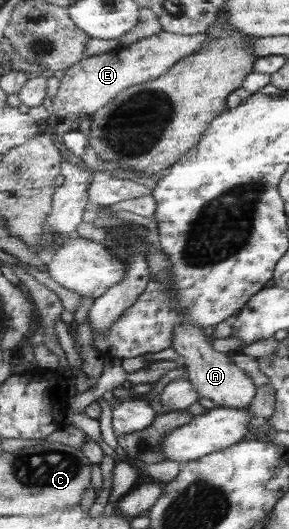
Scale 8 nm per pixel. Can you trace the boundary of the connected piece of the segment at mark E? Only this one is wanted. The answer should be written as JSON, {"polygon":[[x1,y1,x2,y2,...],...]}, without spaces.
{"polygon":[[162,31,156,36,143,38,128,46,120,46,108,53,86,57,63,72,52,112,60,120,67,120,78,114,92,117,104,106,112,103,122,91,149,80,156,80,165,75,177,62,195,55,209,38,208,33,186,36]]}

